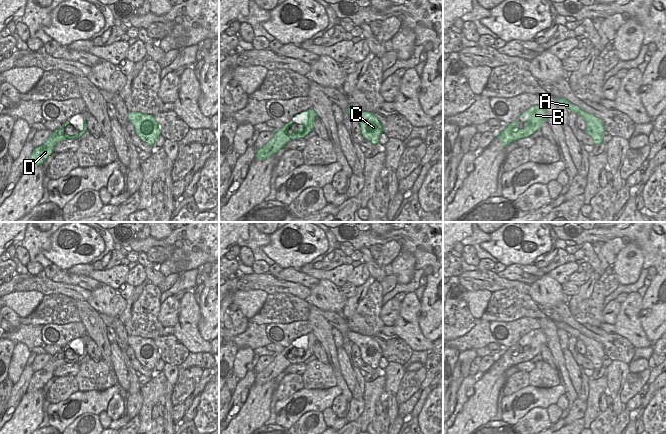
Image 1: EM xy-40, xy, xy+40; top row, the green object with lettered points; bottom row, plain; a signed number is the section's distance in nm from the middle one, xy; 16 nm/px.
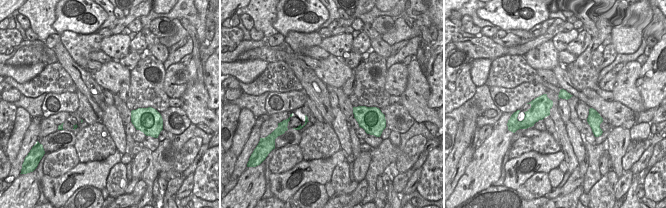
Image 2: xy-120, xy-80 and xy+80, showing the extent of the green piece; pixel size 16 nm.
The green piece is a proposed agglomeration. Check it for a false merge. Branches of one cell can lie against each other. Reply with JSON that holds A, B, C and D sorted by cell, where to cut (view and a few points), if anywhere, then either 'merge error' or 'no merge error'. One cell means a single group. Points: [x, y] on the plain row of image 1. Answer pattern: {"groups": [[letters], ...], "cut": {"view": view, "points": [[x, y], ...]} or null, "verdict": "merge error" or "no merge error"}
{"groups": [["A", "B", "D"], ["C"]], "cut": {"view": "xy+40", "points": [[580, 333], [574, 336]]}, "verdict": "merge error"}

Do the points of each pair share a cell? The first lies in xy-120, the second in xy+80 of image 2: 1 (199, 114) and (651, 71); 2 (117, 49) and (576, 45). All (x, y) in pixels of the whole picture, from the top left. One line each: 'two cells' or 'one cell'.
1: two cells
2: two cells

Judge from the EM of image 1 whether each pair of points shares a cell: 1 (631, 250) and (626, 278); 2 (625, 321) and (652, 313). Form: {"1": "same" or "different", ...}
{"1": "same", "2": "different"}

